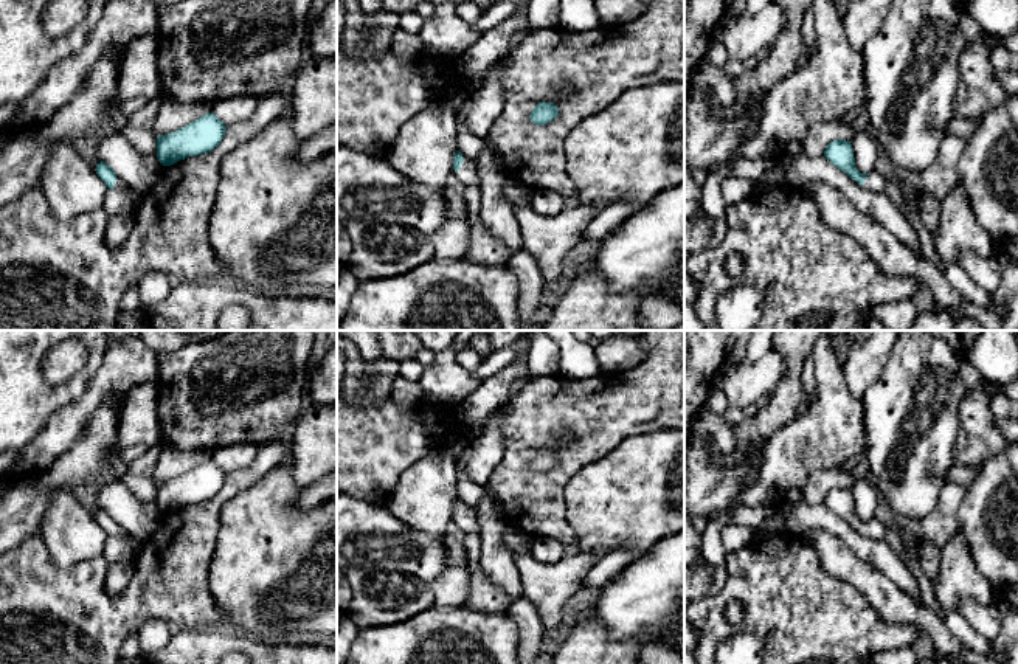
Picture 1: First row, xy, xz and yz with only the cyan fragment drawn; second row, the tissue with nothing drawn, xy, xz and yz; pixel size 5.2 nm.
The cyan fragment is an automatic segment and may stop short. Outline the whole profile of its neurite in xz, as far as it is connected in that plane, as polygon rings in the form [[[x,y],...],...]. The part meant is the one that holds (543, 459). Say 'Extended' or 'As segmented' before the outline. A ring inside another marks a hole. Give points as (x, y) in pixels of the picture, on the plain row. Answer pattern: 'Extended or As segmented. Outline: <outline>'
As segmented. Outline: [[[538,450],[531,459],[531,469],[537,473],[545,473],[556,467],[559,462],[559,456],[554,450]]]

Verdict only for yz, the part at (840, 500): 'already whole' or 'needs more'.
needs more

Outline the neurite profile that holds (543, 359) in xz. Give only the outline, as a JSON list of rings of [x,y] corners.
[[[532,330],[528,352],[528,377],[543,377],[560,372],[560,349],[542,330]]]

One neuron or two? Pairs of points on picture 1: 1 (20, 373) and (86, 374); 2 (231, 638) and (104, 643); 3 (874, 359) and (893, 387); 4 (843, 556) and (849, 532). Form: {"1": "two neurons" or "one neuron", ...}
{"1": "one neuron", "2": "two neurons", "3": "two neurons", "4": "two neurons"}

